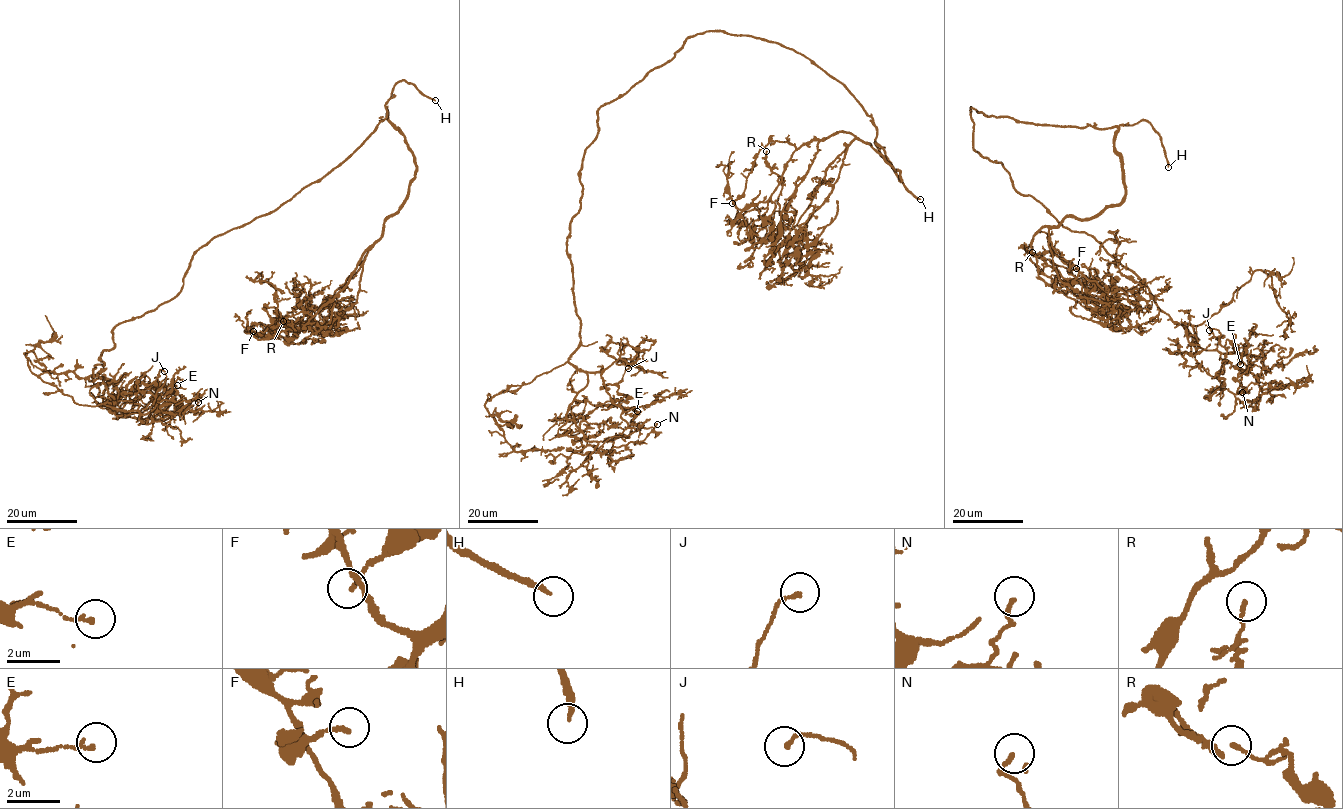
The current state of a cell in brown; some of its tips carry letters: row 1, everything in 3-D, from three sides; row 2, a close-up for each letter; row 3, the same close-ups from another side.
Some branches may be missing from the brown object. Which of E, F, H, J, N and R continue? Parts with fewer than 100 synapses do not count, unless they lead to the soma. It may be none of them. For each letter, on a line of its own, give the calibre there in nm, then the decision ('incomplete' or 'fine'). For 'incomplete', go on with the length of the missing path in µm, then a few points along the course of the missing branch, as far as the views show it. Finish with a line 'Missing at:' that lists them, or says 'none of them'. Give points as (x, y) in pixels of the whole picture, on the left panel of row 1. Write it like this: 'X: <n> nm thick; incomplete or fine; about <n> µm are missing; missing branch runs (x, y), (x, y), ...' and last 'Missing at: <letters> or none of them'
E: 140 nm thick; fine
F: 120 nm thick; fine
H: 170 nm thick; incomplete; about 20 µm are missing
J: 130 nm thick; fine
N: 150 nm thick; fine
R: 90 nm thick; fine
Missing at: H

